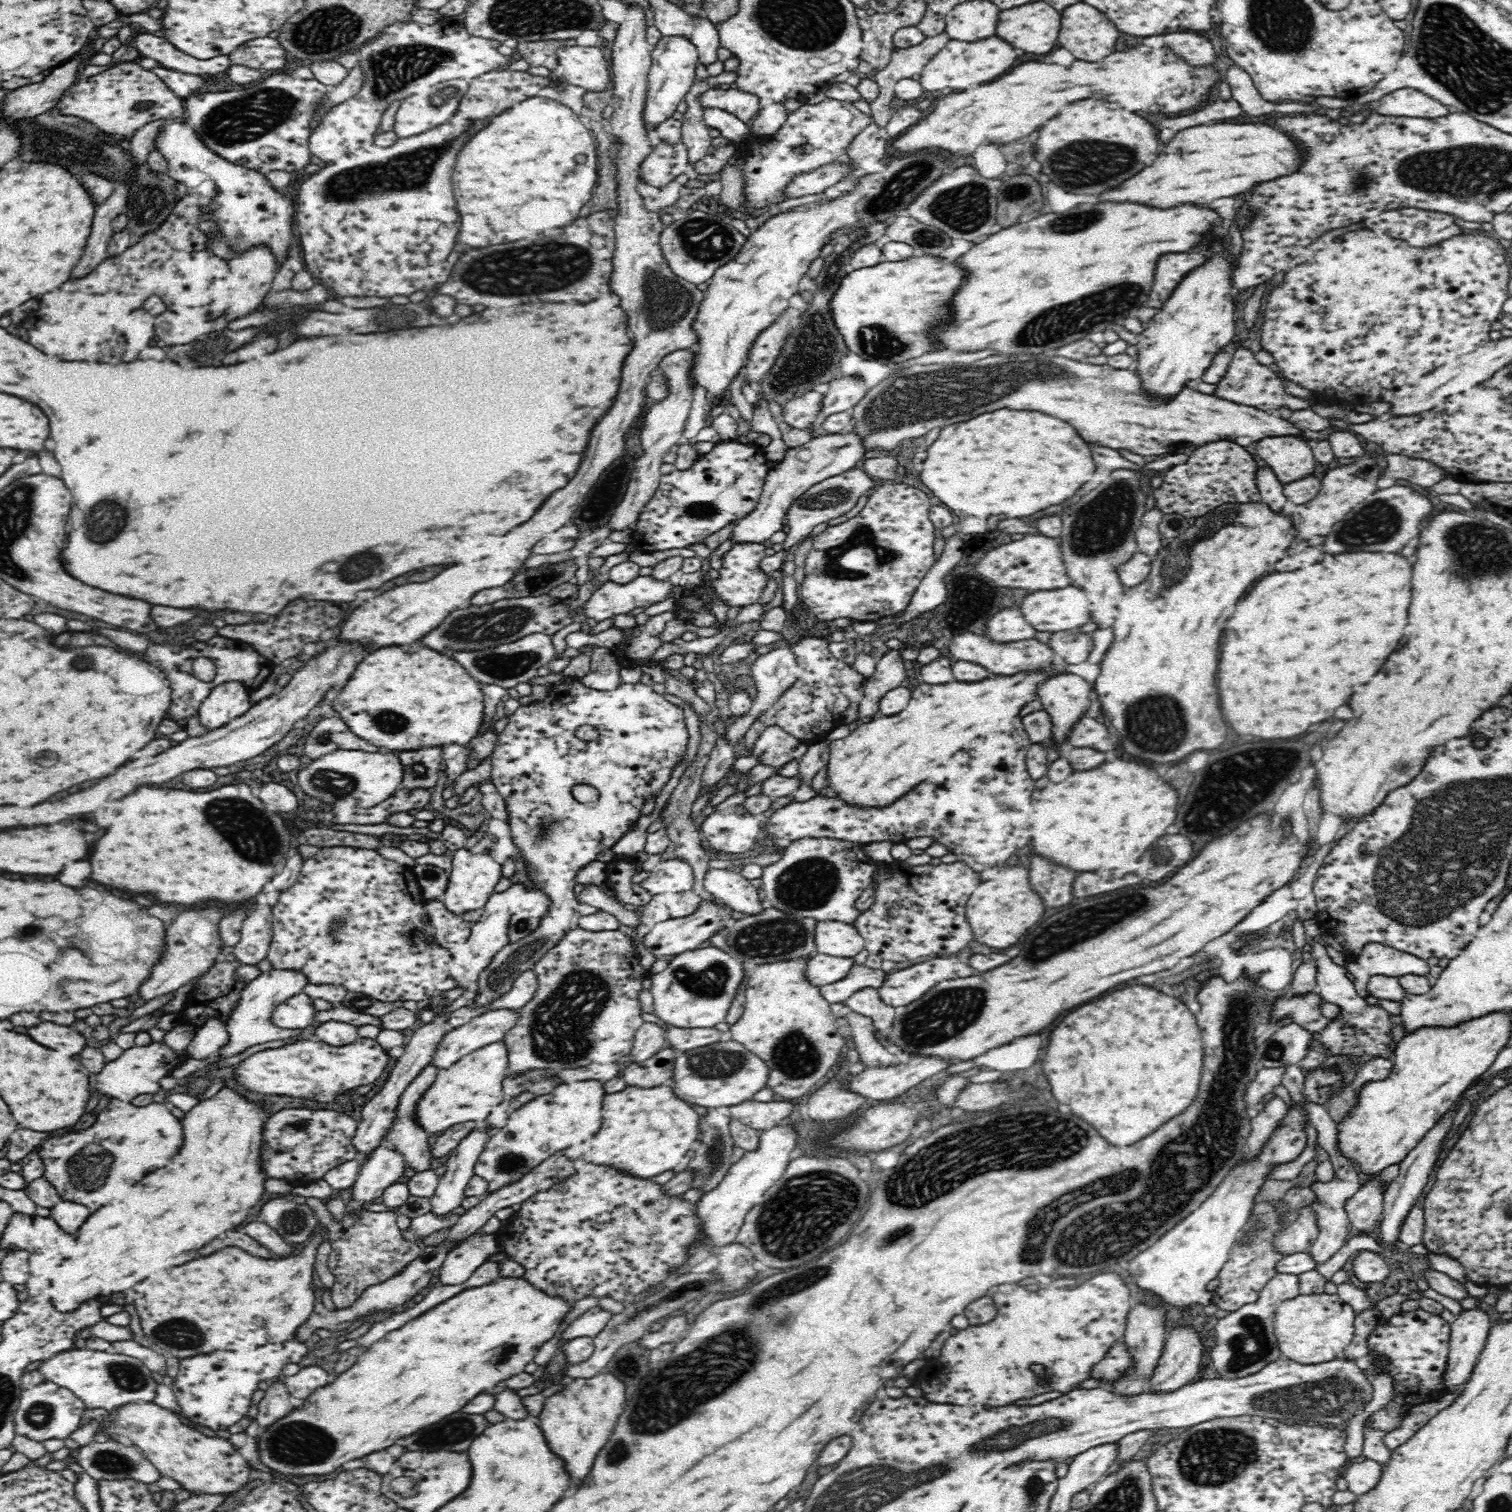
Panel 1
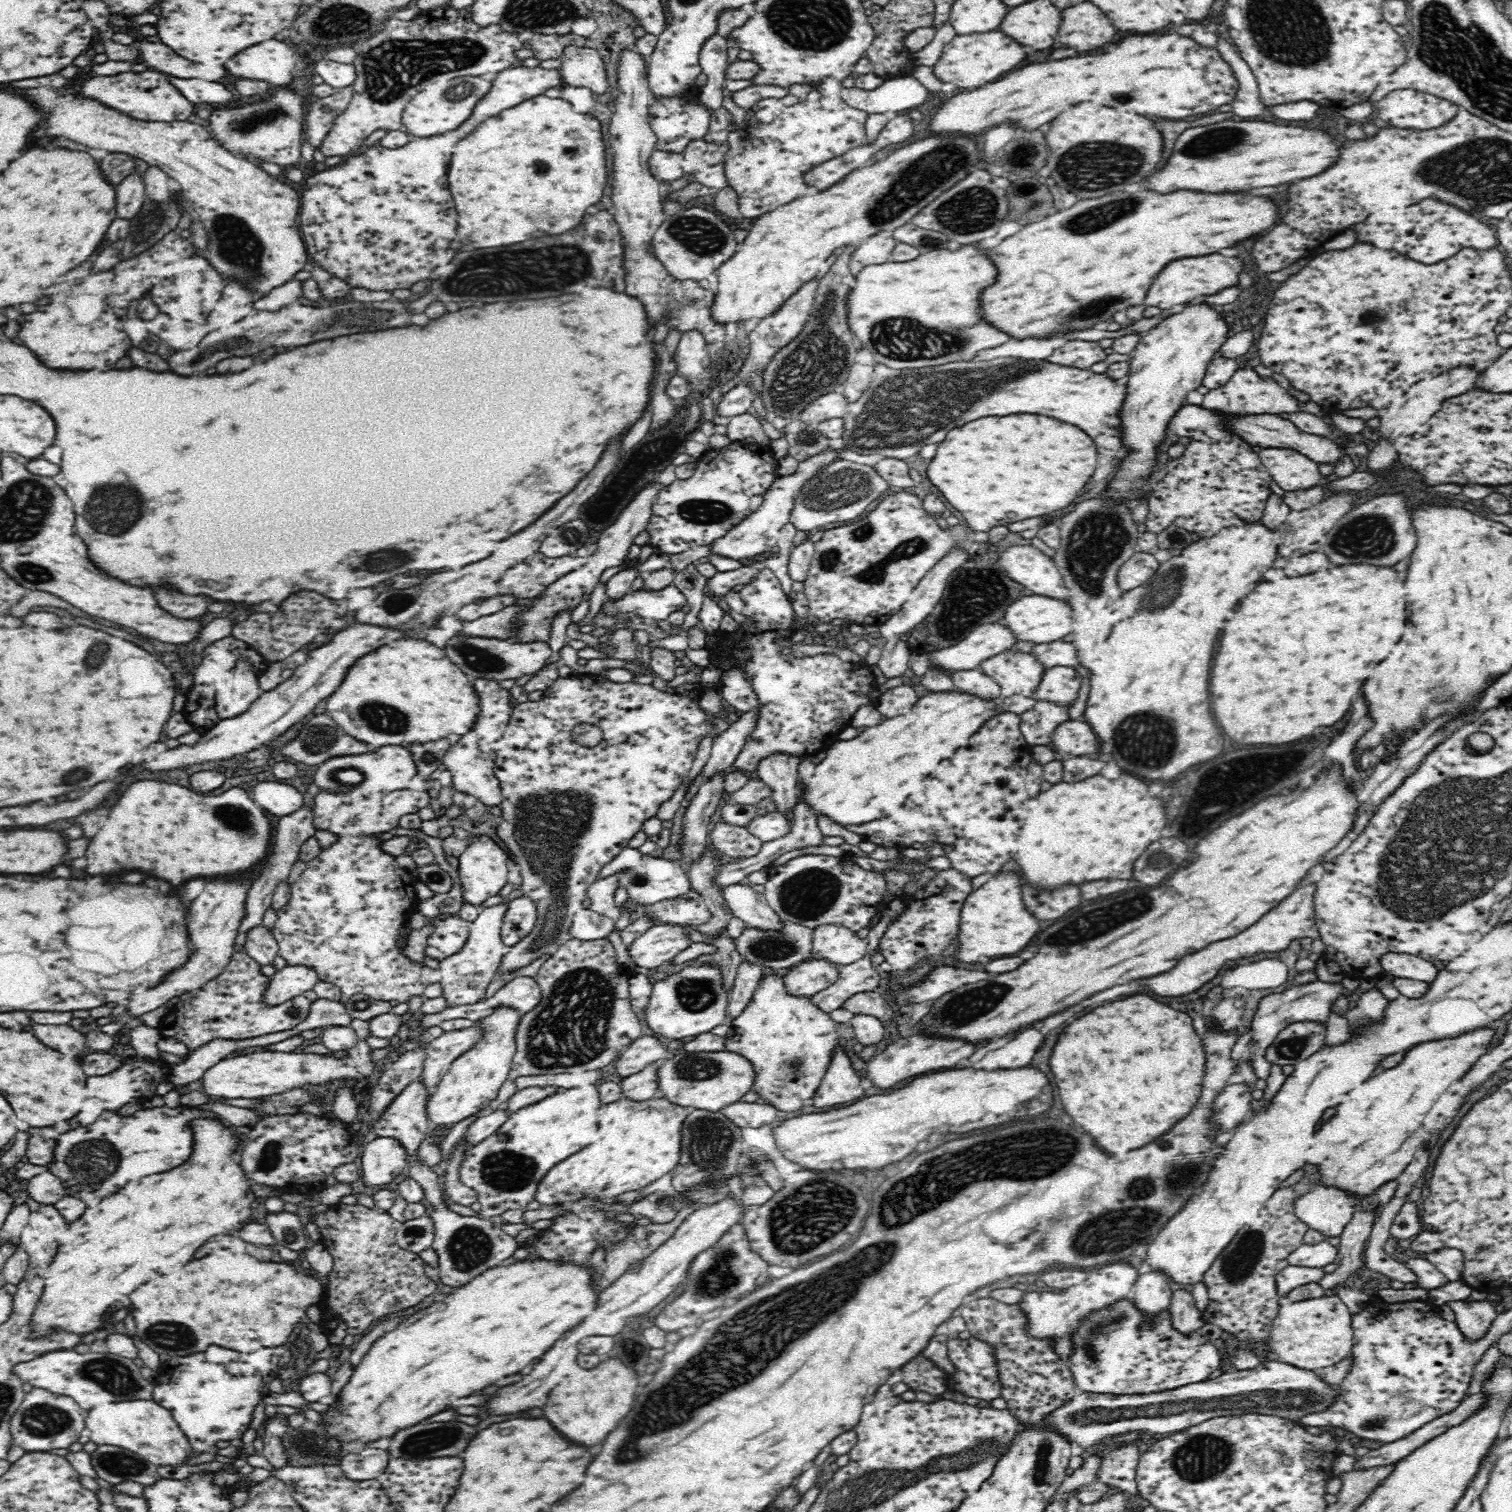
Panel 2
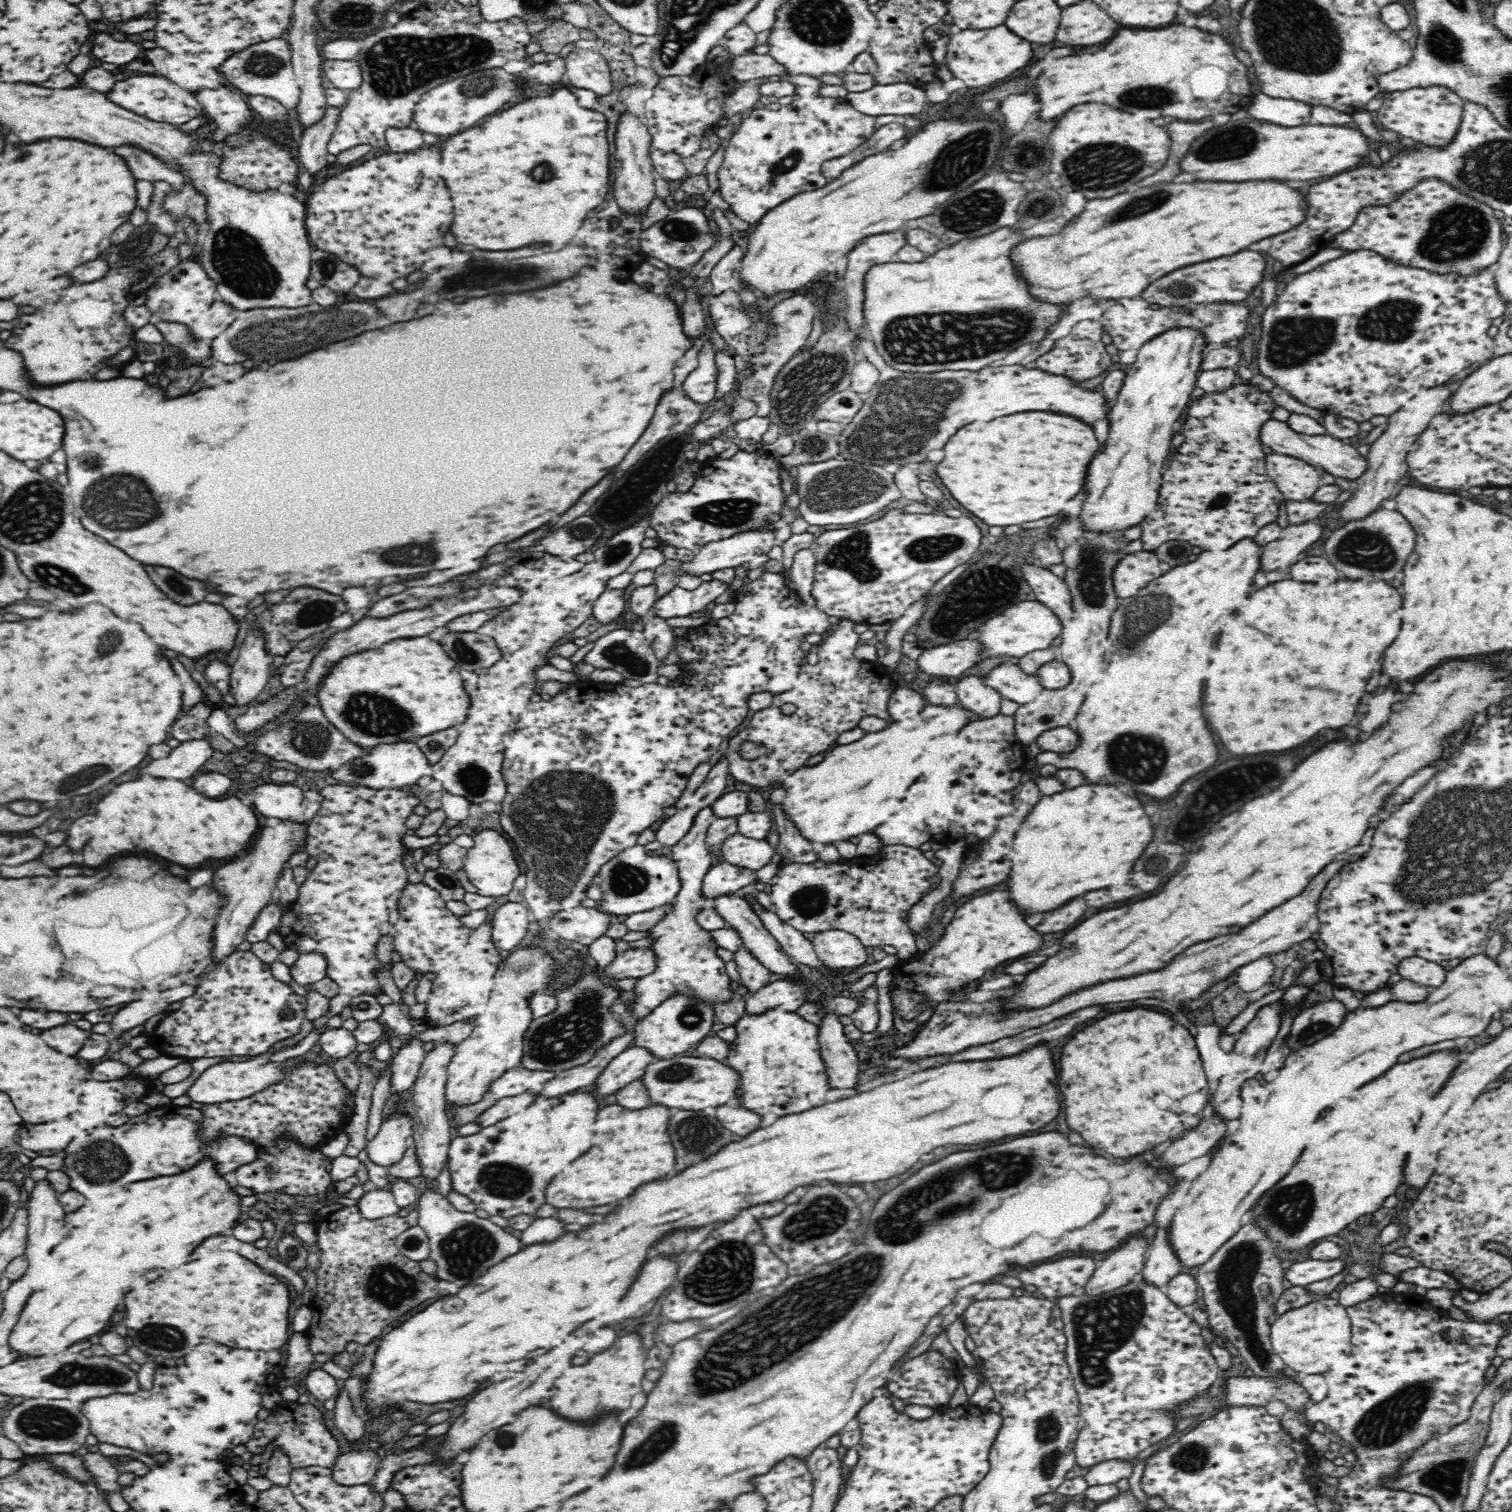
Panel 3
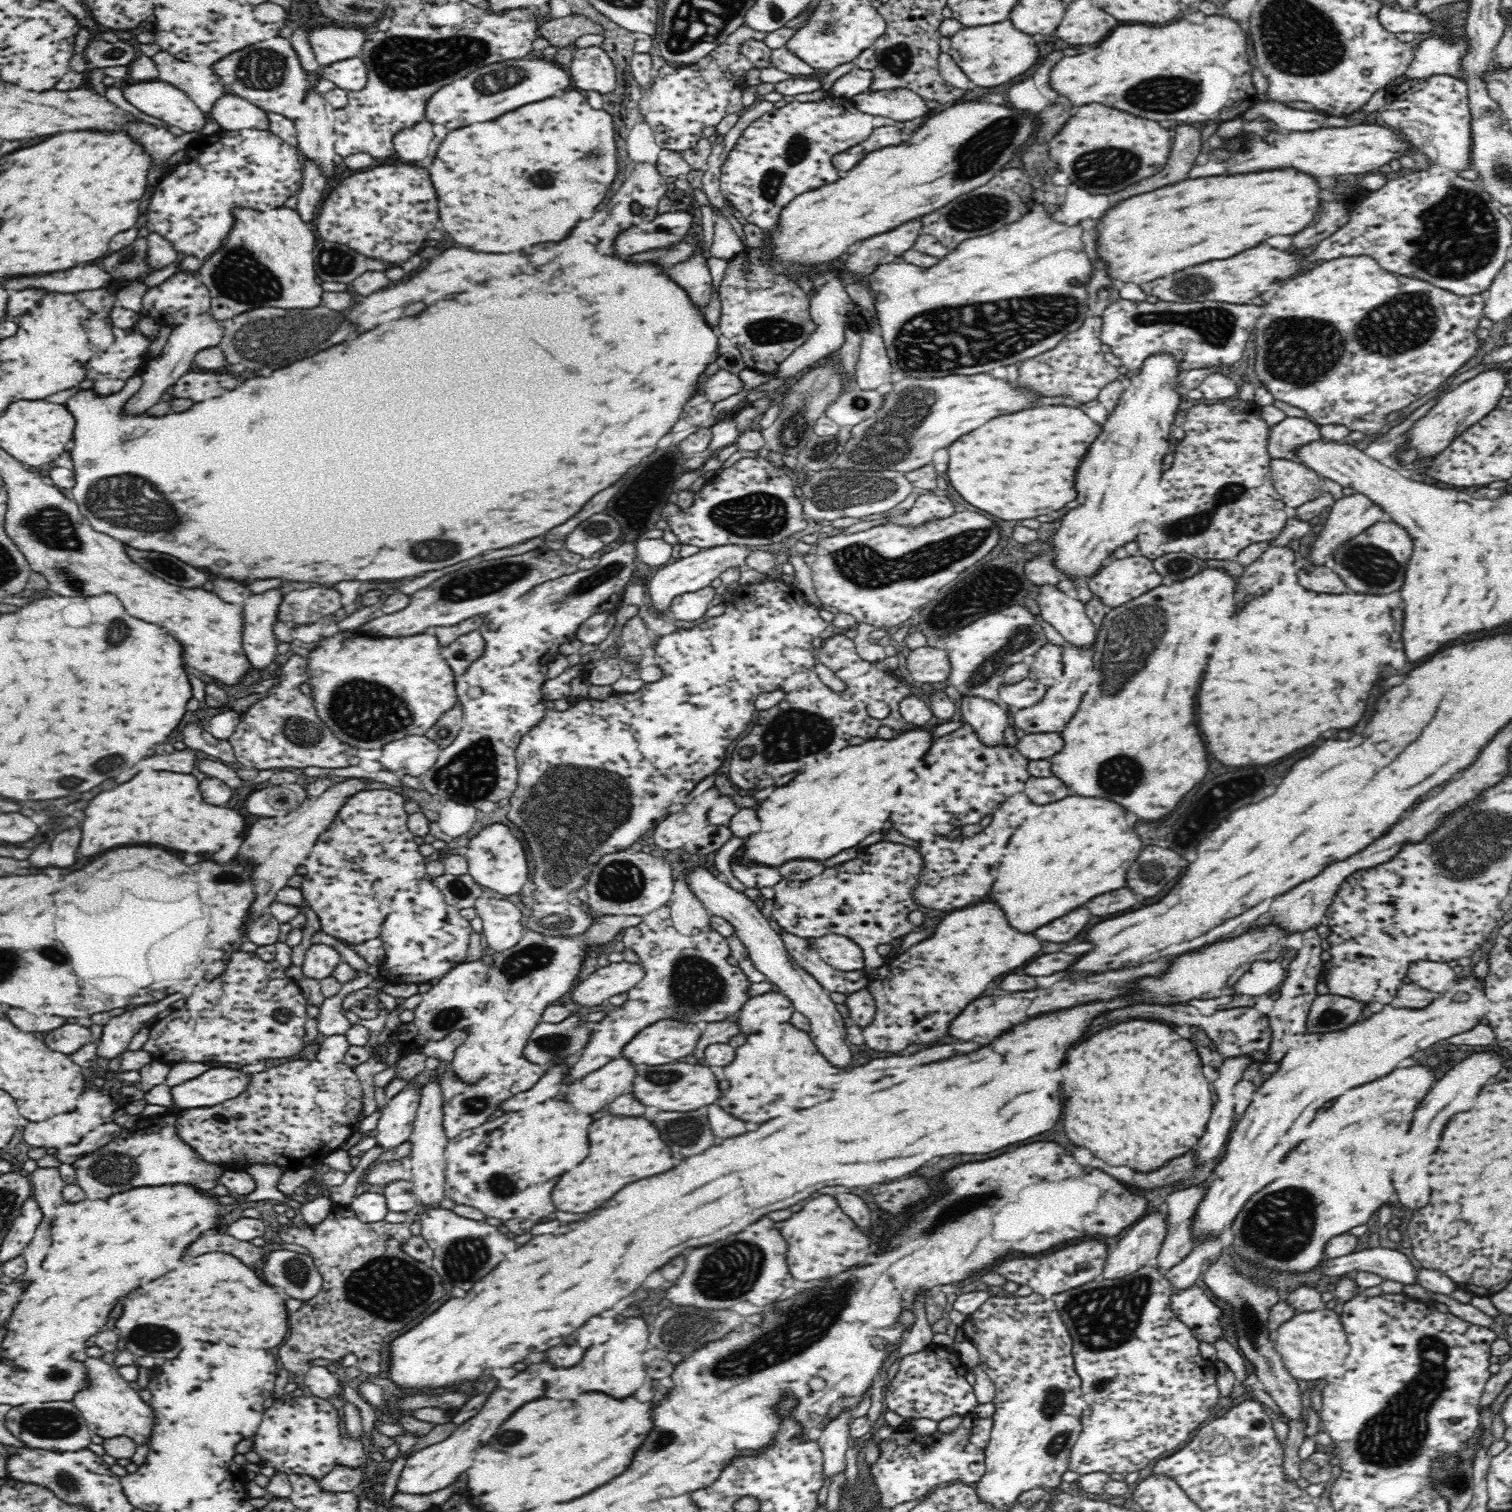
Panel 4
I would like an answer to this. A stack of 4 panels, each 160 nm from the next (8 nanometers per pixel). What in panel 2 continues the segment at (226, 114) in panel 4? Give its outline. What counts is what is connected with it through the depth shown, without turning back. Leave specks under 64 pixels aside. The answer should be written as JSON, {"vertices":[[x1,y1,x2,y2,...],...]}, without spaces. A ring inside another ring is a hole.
{"vertices":[[168,75,170,82,193,103,205,103,207,107,226,106,232,102,232,92,214,82,204,82,200,78,194,80,184,80]]}

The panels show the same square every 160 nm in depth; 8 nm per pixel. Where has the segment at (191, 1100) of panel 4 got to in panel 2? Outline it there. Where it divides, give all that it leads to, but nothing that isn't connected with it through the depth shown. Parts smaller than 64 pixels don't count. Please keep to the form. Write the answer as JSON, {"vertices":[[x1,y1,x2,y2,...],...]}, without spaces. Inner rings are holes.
{"vertices":[[358,1040,352,1048,337,1057,329,1054,289,1051,254,1051,235,1058,222,1059,203,1074,202,1089,206,1095,228,1099,262,1099,294,1088,332,1085,335,1080,358,1081,370,1077,378,1067,372,1058,372,1048,365,1040]]}

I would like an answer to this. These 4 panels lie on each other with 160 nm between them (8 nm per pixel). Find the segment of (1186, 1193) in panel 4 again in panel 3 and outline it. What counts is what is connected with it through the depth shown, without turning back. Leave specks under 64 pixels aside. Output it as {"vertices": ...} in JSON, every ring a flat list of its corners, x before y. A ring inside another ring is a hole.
{"vertices":[[1156,1231,1156,1237,1148,1246,1148,1253,1145,1259,1140,1279,1148,1285,1154,1285,1160,1289,1164,1288,1177,1274,1184,1272,1184,1267,1176,1259,1172,1245,1168,1245,1168,1233]]}

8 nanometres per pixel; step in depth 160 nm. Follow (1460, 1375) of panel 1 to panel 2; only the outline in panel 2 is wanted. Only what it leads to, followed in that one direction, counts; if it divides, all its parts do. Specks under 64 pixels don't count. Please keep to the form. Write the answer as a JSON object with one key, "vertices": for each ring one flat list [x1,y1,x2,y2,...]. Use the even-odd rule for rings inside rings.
{"vertices":[[1450,1301,1446,1305,1454,1312,1462,1337,1470,1342,1481,1339,1498,1315,1492,1301]]}

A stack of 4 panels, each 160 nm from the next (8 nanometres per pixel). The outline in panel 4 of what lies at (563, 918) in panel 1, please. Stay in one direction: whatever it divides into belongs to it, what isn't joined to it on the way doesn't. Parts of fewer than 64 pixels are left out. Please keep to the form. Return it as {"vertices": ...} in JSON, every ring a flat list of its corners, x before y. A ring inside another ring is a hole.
{"vertices":[[768,576,759,582,751,584,738,584,738,588,733,592,733,596,726,601,726,611,718,618,706,620,702,624,686,630,678,628,672,634,666,634,658,640,658,646,650,652,651,663,660,666,664,671,664,678,659,682,646,683,640,690,634,692,612,692,603,699,580,698,570,700,570,707,564,711,555,708,546,708,544,718,534,724,528,734,520,740,520,746,515,751,518,765,518,786,514,794,509,799,510,808,508,810,508,820,520,829,526,840,528,857,532,858,534,872,532,881,536,889,532,892,535,904,555,903,566,901,570,896,575,895,580,887,584,887,584,878,590,874,591,868,605,855,616,852,631,850,632,844,639,841,643,834,648,834,652,826,656,826,666,816,669,816,668,806,680,804,681,799,686,796,694,786,708,774,712,774,722,766,726,758,726,748,754,720,756,716,755,700,759,694,772,692,780,688,780,680,788,678,790,674,804,672,808,668,814,668,815,649,812,647,812,640,831,626,826,620,820,618,819,610,794,585,788,585,781,579,772,579]]}

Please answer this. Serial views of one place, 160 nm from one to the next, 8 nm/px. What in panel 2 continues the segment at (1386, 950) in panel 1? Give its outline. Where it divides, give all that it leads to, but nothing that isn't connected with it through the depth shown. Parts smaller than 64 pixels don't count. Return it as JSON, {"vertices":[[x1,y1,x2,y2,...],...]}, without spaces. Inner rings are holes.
{"vertices":[[1384,953,1380,956,1378,963,1384,973,1391,974,1395,978,1432,982,1439,973,1431,962,1408,953]]}

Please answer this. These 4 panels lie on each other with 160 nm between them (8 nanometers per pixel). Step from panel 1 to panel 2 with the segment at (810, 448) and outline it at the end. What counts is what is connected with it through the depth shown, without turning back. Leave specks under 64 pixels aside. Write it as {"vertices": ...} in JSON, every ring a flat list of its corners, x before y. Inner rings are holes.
{"vertices":[[828,446,819,453,810,455,803,460,798,459,795,471,789,475,777,475,774,482,770,484,770,488,766,490,762,504,758,510,749,514,742,522,739,522,734,528,728,530,725,535,716,538,711,543,711,552,714,554,722,554,726,558,732,560,742,560,742,558,750,558,750,556,758,556,760,552,770,550,772,546,778,544,778,532,789,523,790,513,794,508,794,499,802,490,802,487,819,472,822,472,829,464,834,461,842,460,839,454,845,452,846,448,834,448]]}

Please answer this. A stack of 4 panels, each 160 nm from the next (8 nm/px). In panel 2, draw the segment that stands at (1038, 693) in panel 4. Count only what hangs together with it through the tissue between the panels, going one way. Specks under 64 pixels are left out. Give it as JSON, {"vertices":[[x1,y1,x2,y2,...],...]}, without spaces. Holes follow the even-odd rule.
{"vertices":[[1012,649,984,658,979,666,984,674,1000,684,1002,697,1013,694,1030,696,1047,670,1033,652]]}

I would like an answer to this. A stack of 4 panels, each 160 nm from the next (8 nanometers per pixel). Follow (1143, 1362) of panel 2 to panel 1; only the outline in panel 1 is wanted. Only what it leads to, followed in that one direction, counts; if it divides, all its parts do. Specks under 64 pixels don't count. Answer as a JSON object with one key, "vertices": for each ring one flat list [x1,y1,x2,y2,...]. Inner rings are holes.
{"vertices":[[1123,1340,1118,1341,1112,1348,1104,1355,1104,1360,1092,1367,1092,1378,1104,1378,1107,1387,1112,1380,1116,1380,1126,1368,1130,1368,1133,1360,1128,1353,1128,1345]]}

